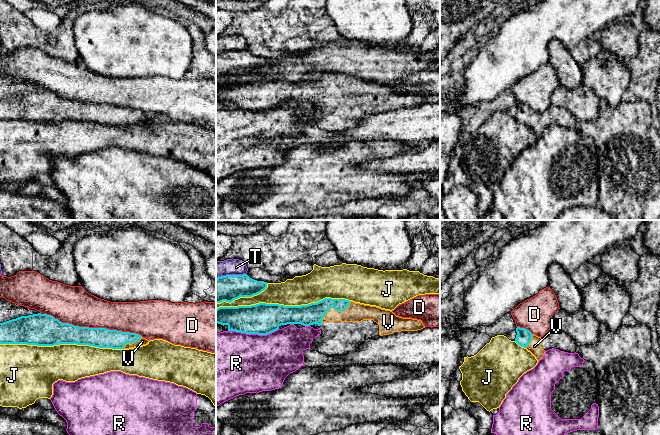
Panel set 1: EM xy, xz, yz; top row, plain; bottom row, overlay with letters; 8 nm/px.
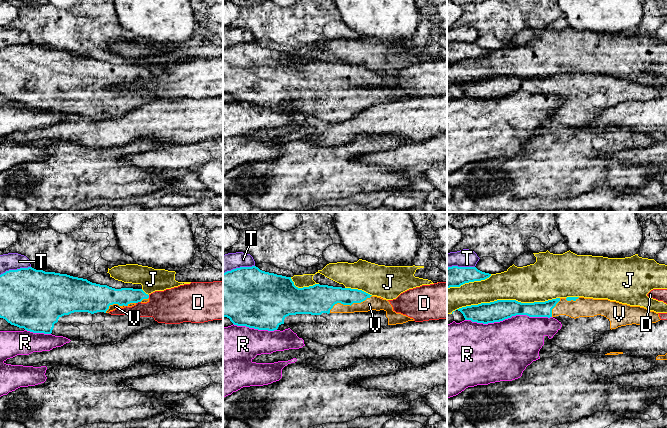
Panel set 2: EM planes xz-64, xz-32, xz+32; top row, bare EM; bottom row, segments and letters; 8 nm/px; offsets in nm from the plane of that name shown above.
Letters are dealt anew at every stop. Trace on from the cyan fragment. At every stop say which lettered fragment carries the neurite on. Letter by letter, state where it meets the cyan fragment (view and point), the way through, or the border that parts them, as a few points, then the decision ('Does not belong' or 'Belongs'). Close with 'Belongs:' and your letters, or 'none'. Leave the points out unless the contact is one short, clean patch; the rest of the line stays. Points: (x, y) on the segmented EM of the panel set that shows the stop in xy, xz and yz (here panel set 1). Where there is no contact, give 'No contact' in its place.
D: Touches cyan at xy (93, 328). Does not belong
J: Touches cyan at xz (282, 305). Does not belong
R: Touches cyan at xz (253, 333). Does not belong
T: Touches cyan at xz (230, 275). Does not belong
V: Touches cyan at xz (334, 308). Path across: xz (306, 315), (334, 308), (355, 312). Belongs
Belongs: V

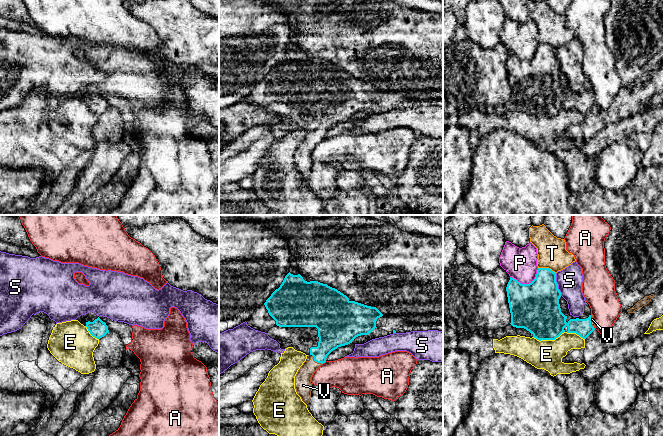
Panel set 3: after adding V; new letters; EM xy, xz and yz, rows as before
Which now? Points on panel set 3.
A: Touches cyan at xz (324, 362). Boundary: xz (326, 361), (322, 364). Does not belong
E: Touches cyan at yz (548, 339). Does not belong
P: Touches cyan at yz (527, 284). Does not belong
S: Touches cyan at yz (557, 284). Does not belong
T: Touches cyan at yz (547, 268). Does not belong
V: Touches cyan at xz (315, 361). Path across: xz (332, 335), (315, 361), (305, 372), (303, 385). Belongs
Belongs: V

